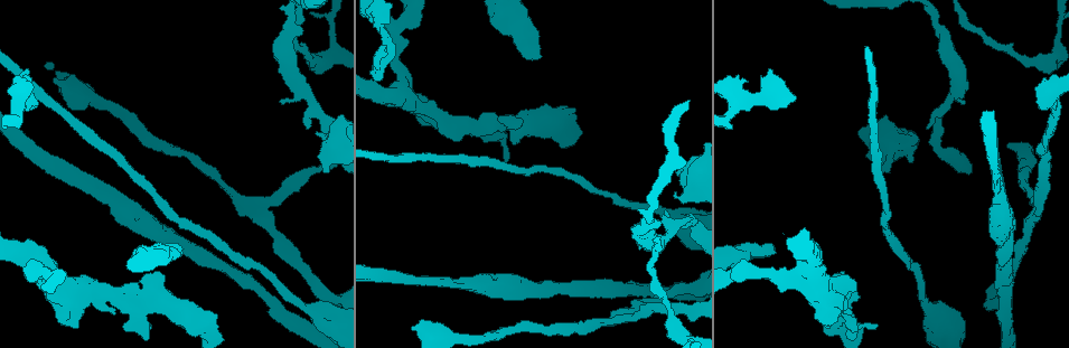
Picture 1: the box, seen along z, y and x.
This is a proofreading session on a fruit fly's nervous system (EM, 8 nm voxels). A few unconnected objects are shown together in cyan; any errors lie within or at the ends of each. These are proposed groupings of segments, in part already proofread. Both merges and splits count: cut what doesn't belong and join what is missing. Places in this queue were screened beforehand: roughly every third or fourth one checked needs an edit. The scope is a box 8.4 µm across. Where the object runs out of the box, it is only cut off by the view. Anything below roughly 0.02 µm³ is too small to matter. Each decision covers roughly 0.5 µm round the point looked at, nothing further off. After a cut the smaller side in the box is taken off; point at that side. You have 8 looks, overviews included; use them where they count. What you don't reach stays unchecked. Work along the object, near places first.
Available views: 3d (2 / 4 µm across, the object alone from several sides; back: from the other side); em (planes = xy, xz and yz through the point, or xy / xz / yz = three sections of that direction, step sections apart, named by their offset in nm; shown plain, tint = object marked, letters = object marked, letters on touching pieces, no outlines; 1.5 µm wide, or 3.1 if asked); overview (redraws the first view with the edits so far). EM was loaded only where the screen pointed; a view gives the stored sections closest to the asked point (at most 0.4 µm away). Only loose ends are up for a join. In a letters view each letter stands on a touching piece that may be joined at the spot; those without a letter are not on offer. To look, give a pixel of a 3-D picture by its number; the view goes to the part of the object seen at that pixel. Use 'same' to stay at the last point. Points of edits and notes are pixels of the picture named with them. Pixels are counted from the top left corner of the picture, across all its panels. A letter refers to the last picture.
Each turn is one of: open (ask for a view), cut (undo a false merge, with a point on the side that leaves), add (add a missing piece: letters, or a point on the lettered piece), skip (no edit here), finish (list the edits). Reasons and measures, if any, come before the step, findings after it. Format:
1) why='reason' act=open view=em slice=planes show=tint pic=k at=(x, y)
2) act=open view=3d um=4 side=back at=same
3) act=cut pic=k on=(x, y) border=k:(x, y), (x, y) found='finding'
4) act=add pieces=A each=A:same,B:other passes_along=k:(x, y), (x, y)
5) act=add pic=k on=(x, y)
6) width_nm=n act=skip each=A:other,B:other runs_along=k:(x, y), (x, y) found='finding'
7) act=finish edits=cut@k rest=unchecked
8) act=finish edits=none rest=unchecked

why='stops while still wide' act=open view=3d um=4 pic=1 at=(538, 57)

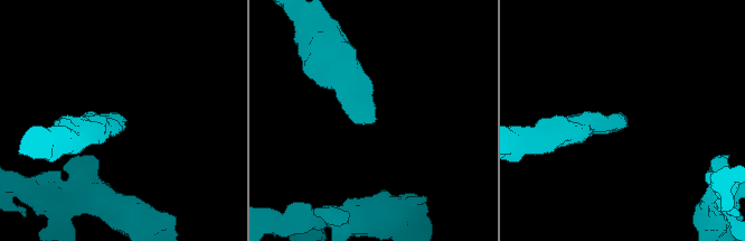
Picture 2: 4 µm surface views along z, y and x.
why='shape alone is not enough' act=open view=em slice=planes show=letters pic=2 at=(624, 121)

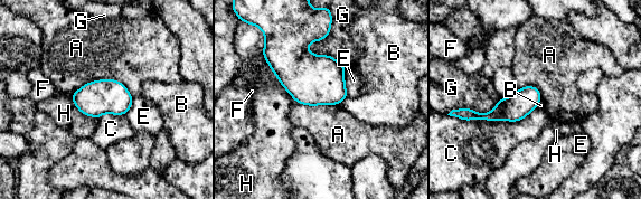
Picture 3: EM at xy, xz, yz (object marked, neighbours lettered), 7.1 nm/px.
act=skip each=A:other,B:other,C:other,E:other,F:other,G:other,H:other found='no lettered piece goes on from it'

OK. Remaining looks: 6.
why='thick end' act=open view=em slice=planes show=letters pic=1 at=(501, 118)

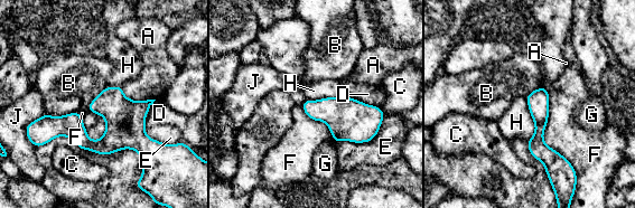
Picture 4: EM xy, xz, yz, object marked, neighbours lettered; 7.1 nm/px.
act=skip each=A:other,B:other,C:other,D:other,E:other,F:other,G:other,H:other,J:other runs_along=4:(38, 126), (69, 126), (89, 144), (153, 143) found='no lettered piece goes on from it'

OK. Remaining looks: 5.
why='branch stops here' act=open view=3d um=2 pic=1 at=(768, 72)

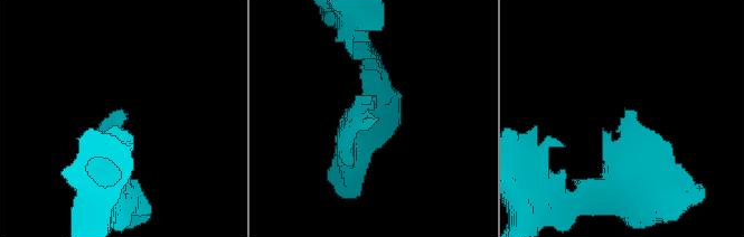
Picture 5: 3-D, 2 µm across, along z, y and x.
why='need the tissue' act=open view=em slice=planes show=letters pic=5 at=(625, 111)

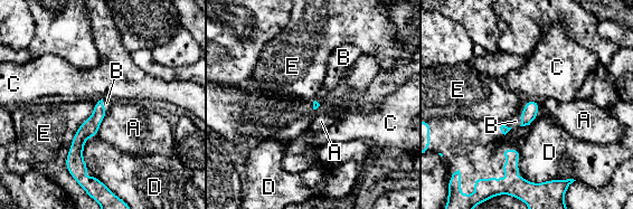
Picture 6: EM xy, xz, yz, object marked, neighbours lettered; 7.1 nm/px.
act=add pieces=B each=A:other,B:same,C:other,D:other,E:other passes_along=6:(530, 112), (521, 113), (516, 121) found='the neuron continues'

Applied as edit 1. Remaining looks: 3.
act=finish edits=add@6 rest=unchecked

